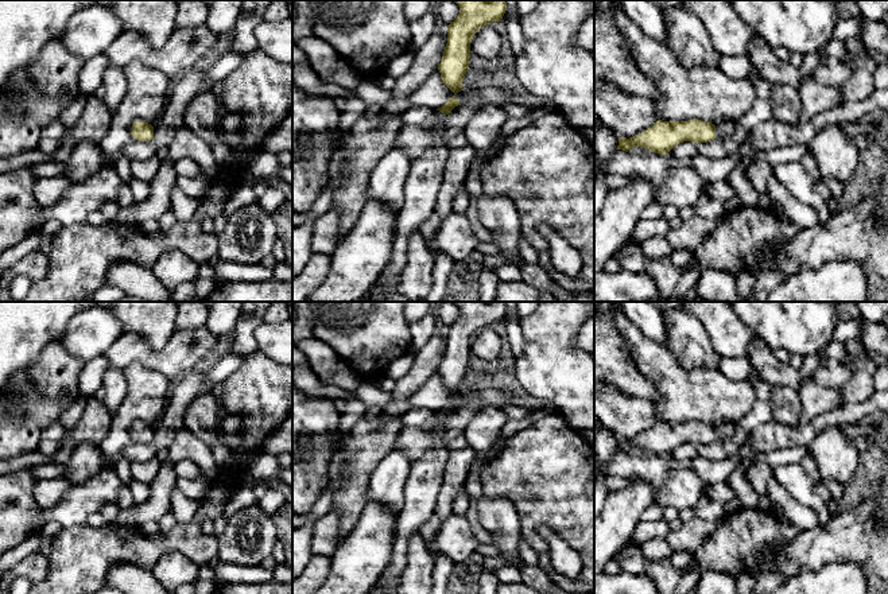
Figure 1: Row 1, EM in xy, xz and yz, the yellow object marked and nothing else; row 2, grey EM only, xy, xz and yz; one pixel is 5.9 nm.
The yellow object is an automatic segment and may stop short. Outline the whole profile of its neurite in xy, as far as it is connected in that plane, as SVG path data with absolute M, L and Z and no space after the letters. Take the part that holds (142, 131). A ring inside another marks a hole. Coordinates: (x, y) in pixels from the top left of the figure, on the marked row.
M135 121L132 124L132 137L141 141L148 141L154 139L154 127L144 121Z

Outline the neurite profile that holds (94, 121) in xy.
M89 94L75 125L70 131L66 131L61 141L89 141L100 144L108 135L110 125L112 110L94 94Z

